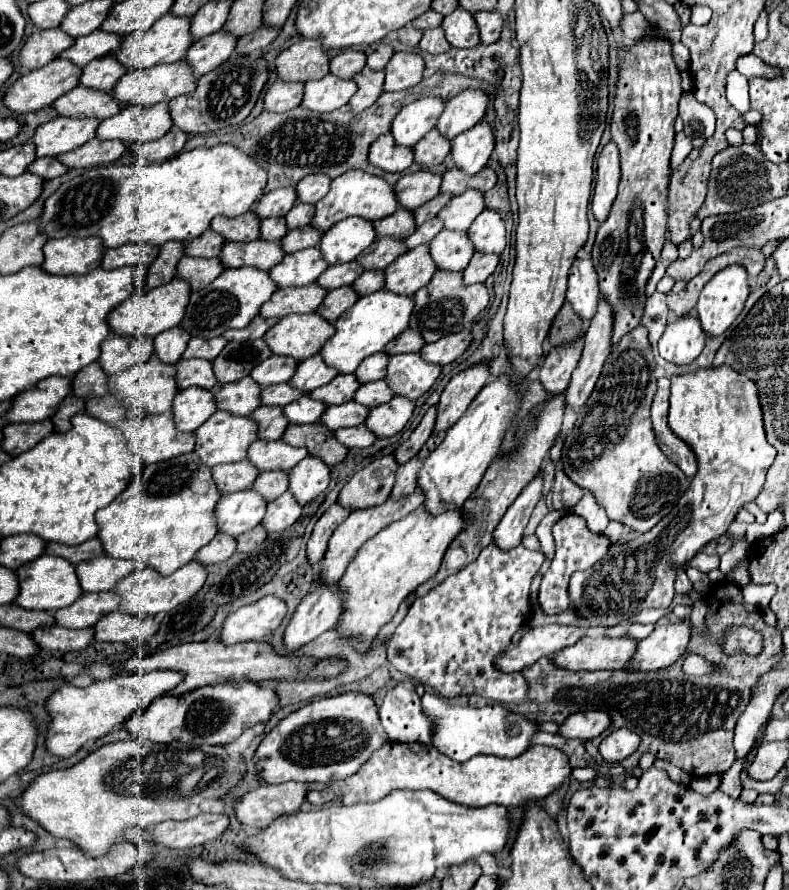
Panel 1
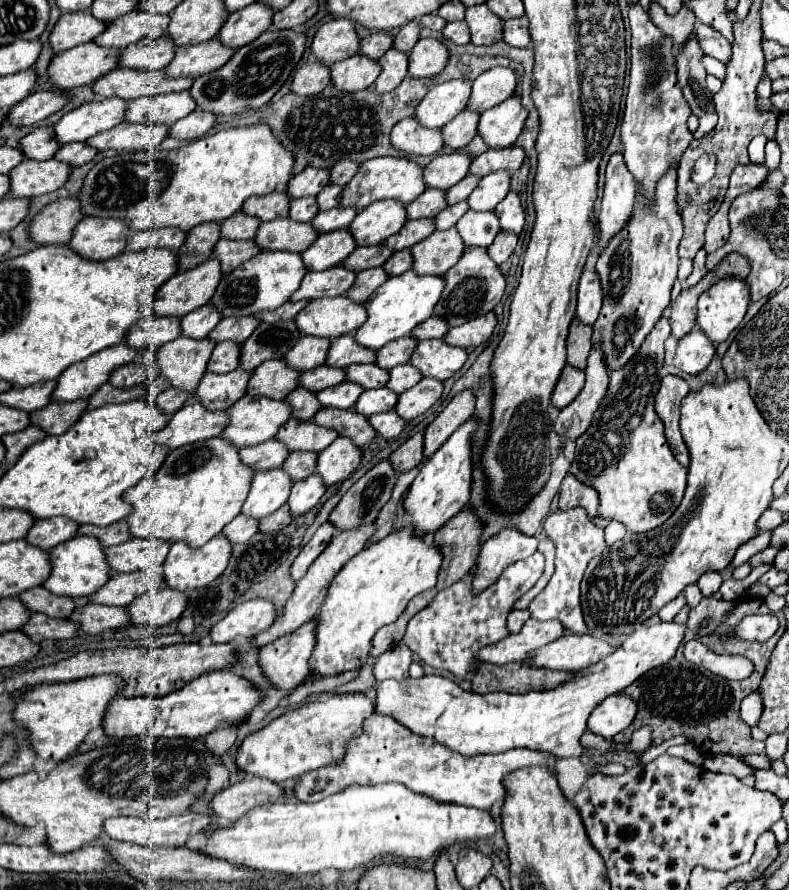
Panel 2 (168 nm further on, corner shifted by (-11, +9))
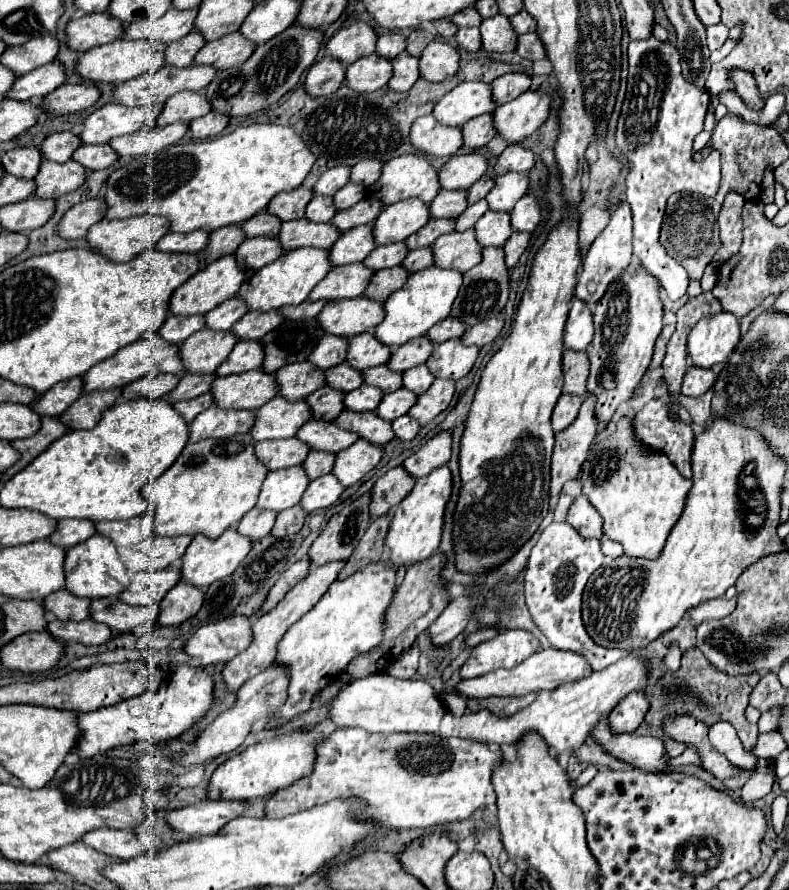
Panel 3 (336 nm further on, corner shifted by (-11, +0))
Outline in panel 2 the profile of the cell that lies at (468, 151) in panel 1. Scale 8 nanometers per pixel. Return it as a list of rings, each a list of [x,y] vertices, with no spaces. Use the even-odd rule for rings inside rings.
[[[512,95],[480,115],[478,135],[488,147],[510,147],[522,133],[526,119],[528,111],[522,107],[520,97]]]

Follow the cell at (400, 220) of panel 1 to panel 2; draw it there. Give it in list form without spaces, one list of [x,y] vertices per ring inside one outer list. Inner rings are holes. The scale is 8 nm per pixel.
[[[428,189],[416,201],[412,201],[406,209],[408,209],[410,219],[418,219],[418,217],[436,217],[446,207],[448,207],[446,191]]]

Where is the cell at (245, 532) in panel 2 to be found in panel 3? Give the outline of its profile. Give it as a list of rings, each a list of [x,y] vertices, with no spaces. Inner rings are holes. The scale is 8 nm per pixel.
[[[250,510],[240,522],[238,522],[238,526],[236,526],[236,530],[242,534],[242,536],[246,536],[246,538],[250,538],[252,542],[256,542],[256,540],[260,540],[260,538],[264,538],[266,534],[270,534],[270,530],[272,530],[272,526],[274,526],[274,518],[276,518],[276,514],[270,514],[268,510]]]

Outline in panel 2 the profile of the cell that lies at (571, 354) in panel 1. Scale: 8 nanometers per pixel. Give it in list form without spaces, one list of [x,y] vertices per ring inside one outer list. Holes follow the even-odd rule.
[[[566,365],[560,379],[558,379],[558,385],[552,393],[552,407],[558,411],[564,409],[566,405],[570,405],[578,397],[582,387],[584,387],[584,371],[572,369],[570,365]]]

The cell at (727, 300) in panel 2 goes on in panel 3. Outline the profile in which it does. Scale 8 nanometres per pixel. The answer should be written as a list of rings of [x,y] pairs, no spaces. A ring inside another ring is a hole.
[[[722,310],[710,318],[700,318],[700,322],[690,330],[688,354],[692,364],[712,368],[728,360],[728,354],[736,348],[738,340],[738,318],[732,312]]]

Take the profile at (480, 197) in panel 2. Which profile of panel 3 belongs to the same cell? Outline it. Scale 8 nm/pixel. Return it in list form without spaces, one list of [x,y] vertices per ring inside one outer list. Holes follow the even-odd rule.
[[[508,172],[504,176],[496,176],[494,188],[486,194],[486,202],[490,210],[510,212],[520,196],[526,194],[528,188],[528,172]]]

